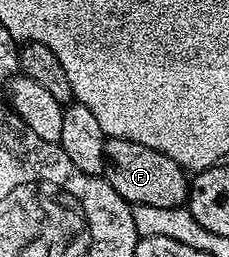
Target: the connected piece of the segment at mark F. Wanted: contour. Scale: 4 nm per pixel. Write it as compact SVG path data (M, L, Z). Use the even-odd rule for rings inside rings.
M107 138L104 156L106 182L120 192L124 201L134 206L152 204L152 208L176 208L187 201L190 192L187 171L176 164L176 160L164 156L164 152L156 152L156 148L144 148L144 144L136 144L132 140Z

